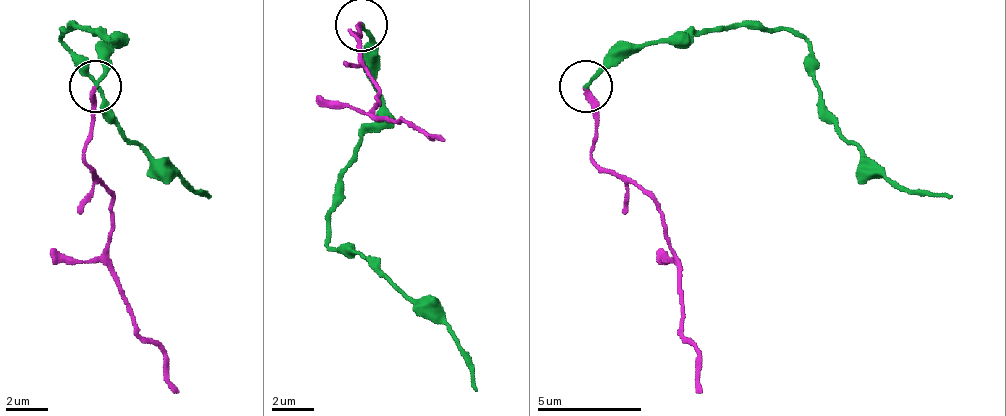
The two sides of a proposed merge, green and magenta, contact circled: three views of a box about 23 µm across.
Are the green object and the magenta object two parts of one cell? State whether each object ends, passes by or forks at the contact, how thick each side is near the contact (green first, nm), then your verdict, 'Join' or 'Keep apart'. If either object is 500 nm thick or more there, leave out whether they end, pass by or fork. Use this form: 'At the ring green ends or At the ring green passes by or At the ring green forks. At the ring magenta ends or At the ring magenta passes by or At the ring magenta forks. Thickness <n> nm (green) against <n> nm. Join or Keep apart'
At the ring green ends. At the ring magenta ends. Thickness 180 nm (green) against 220 nm. Keep apart

